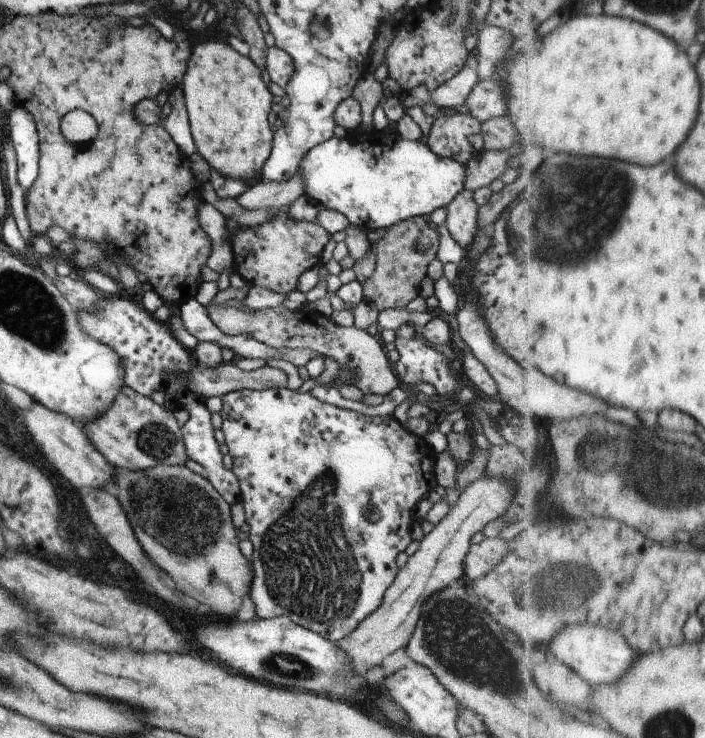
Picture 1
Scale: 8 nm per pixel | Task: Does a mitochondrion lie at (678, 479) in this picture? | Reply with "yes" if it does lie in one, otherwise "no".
yes

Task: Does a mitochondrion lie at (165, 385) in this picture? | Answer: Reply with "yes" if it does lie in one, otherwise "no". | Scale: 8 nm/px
no

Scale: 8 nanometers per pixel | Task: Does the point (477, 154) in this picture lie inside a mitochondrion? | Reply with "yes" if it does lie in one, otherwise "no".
no

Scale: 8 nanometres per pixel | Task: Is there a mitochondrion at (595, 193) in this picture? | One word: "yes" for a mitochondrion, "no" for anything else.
yes

